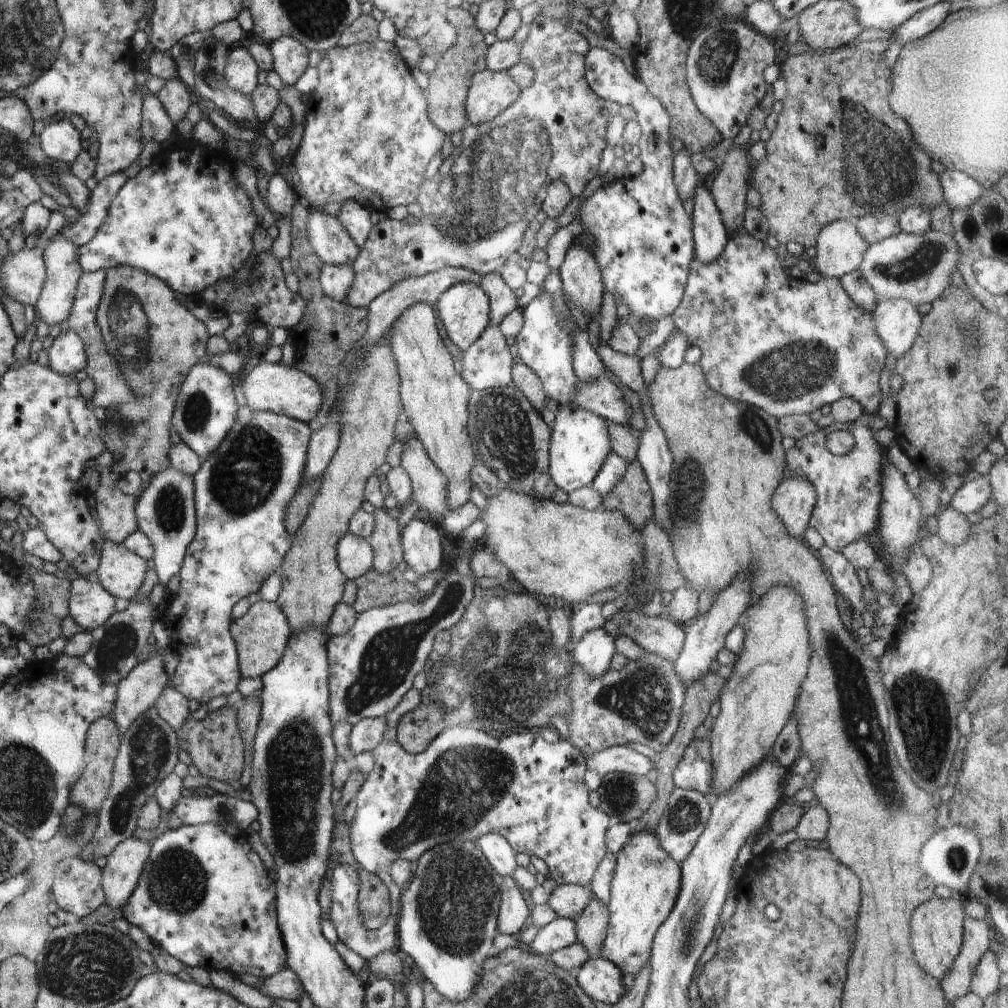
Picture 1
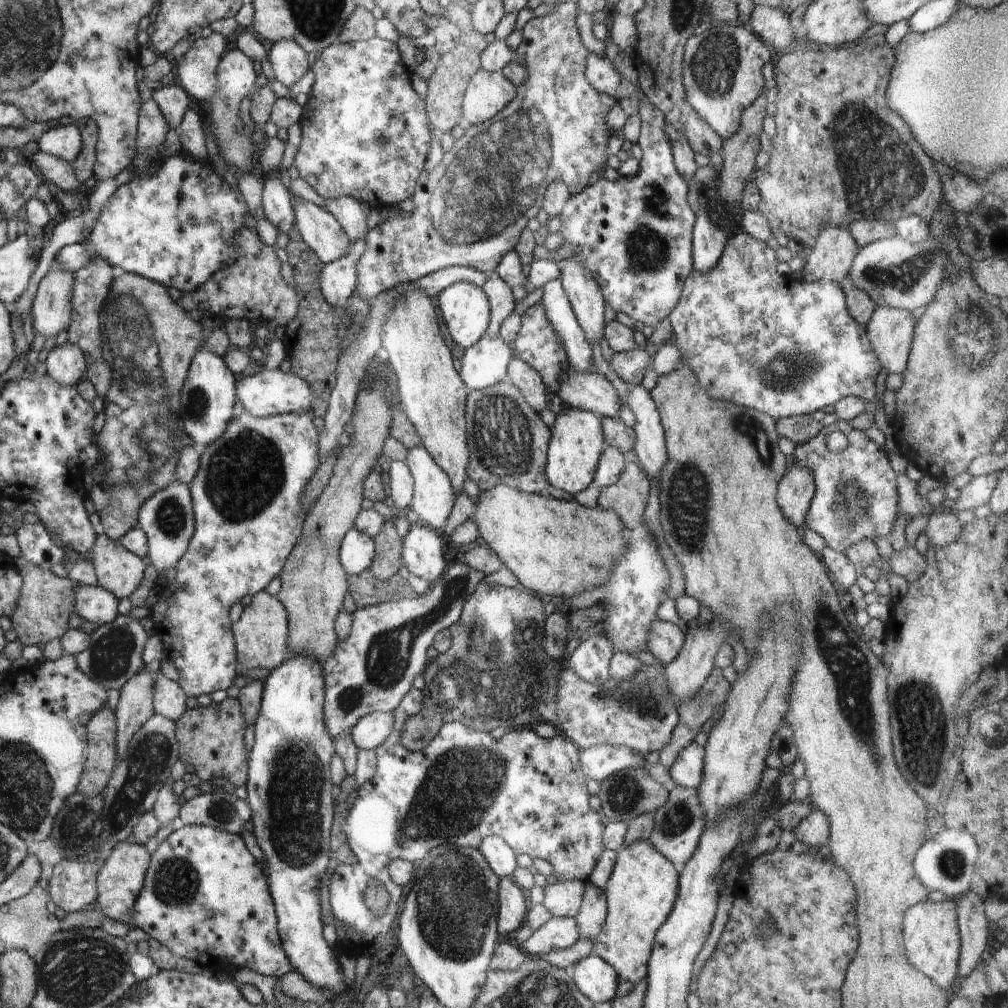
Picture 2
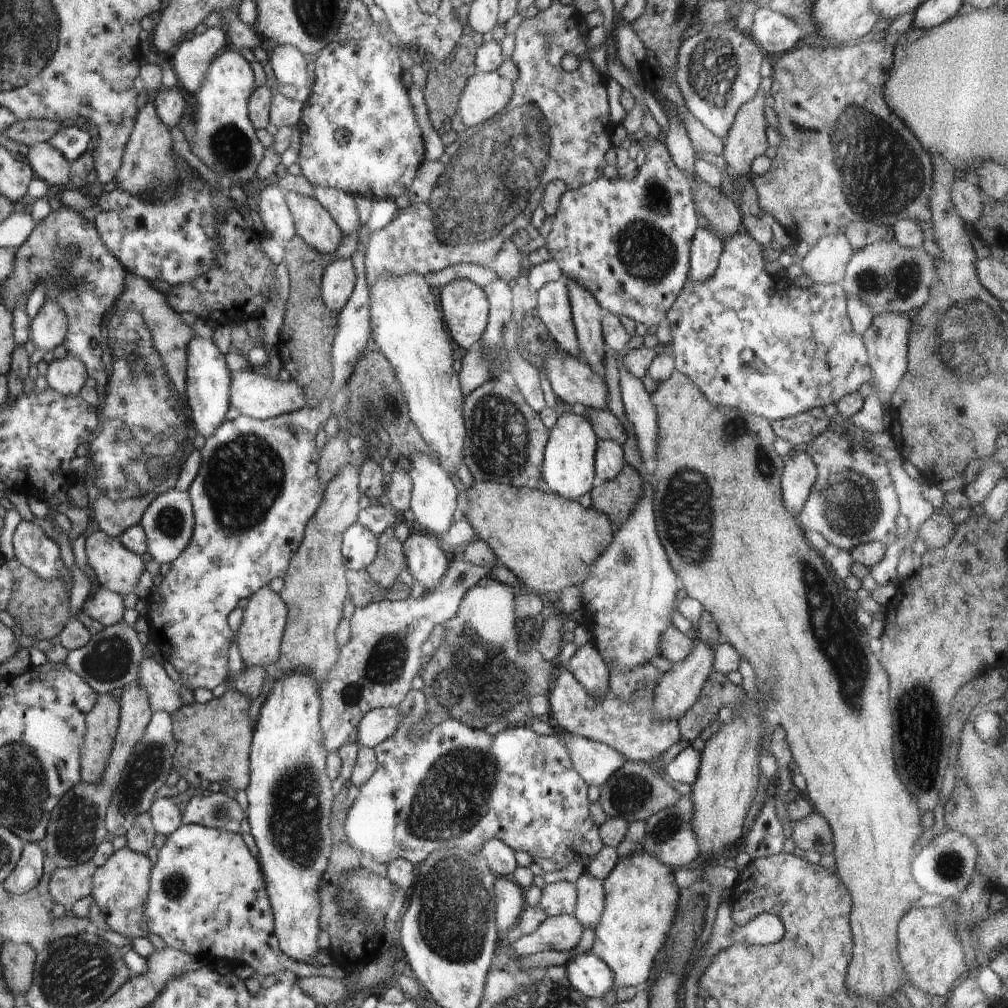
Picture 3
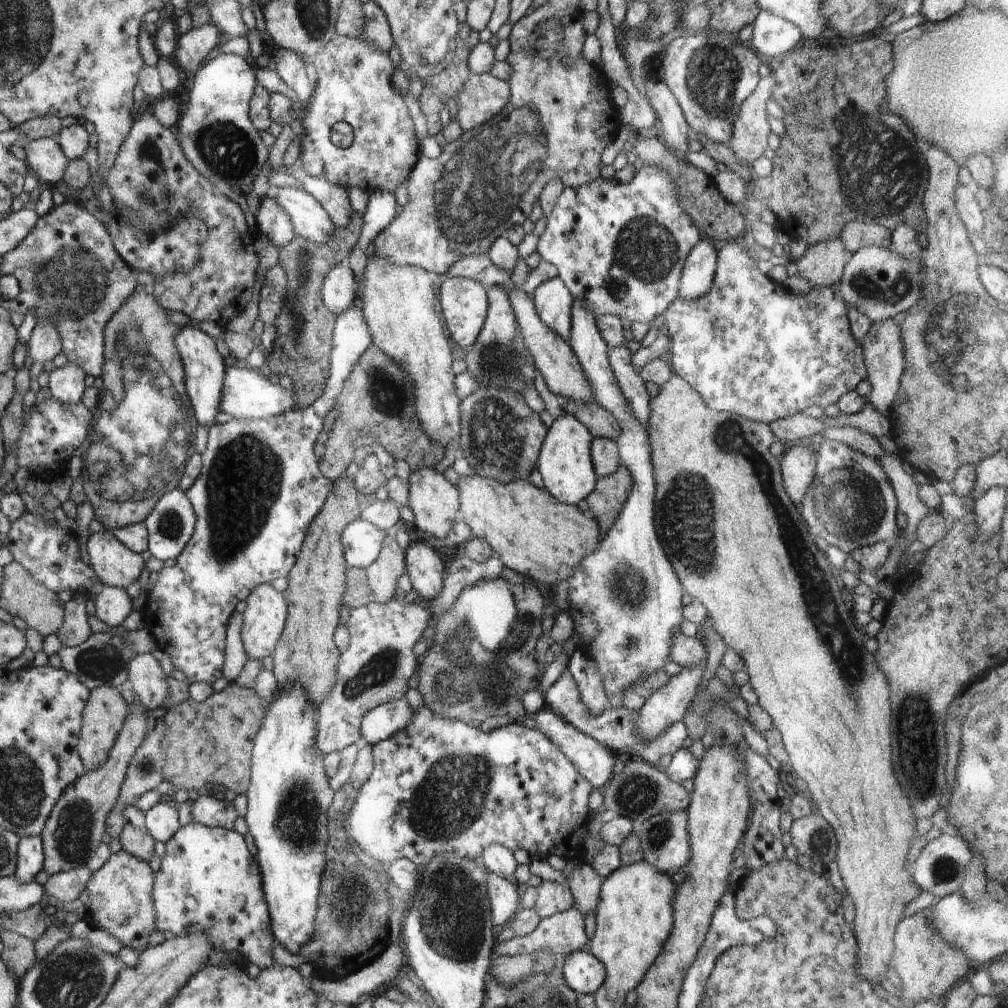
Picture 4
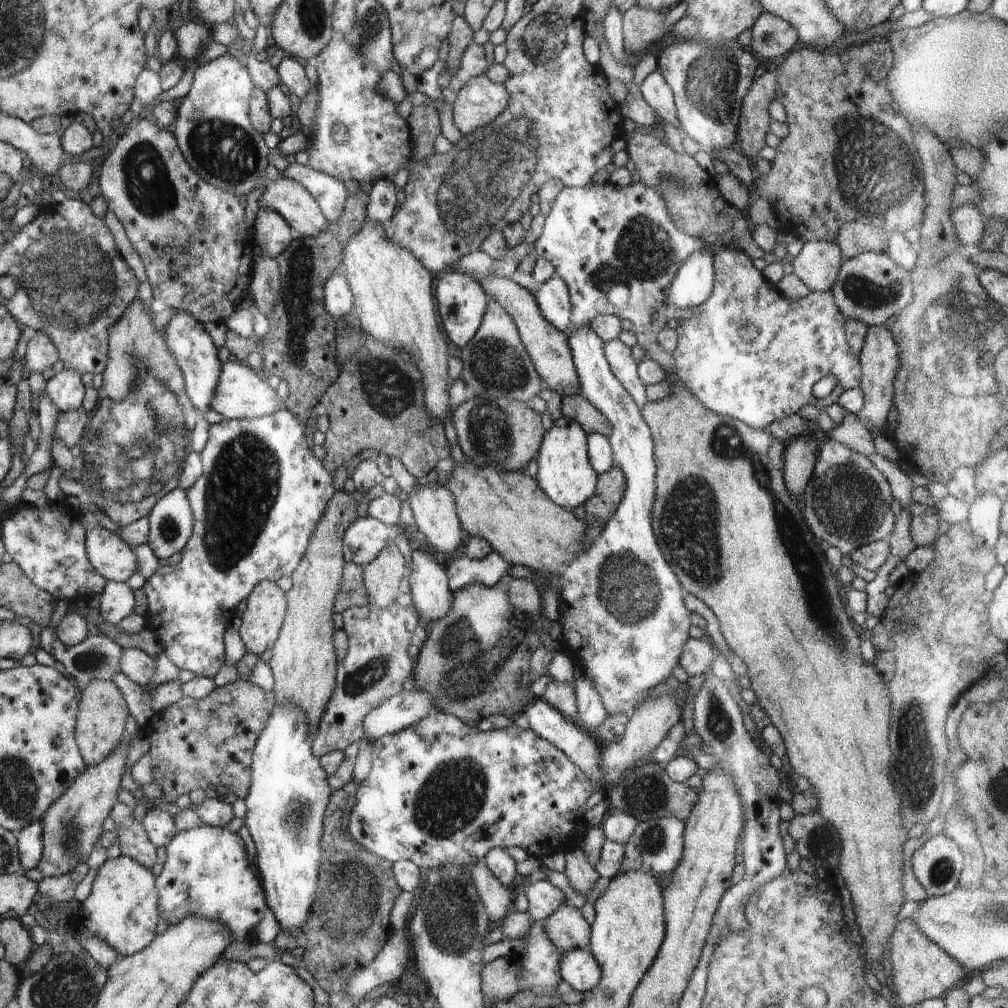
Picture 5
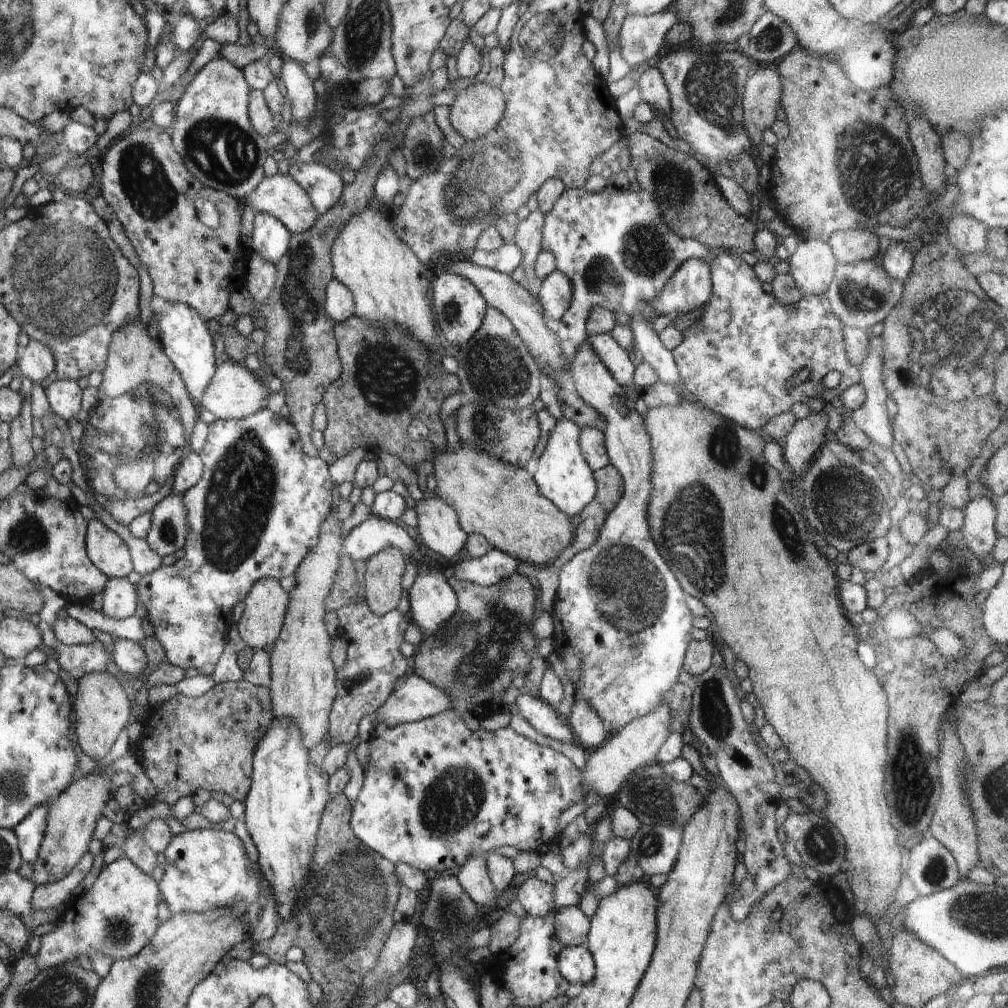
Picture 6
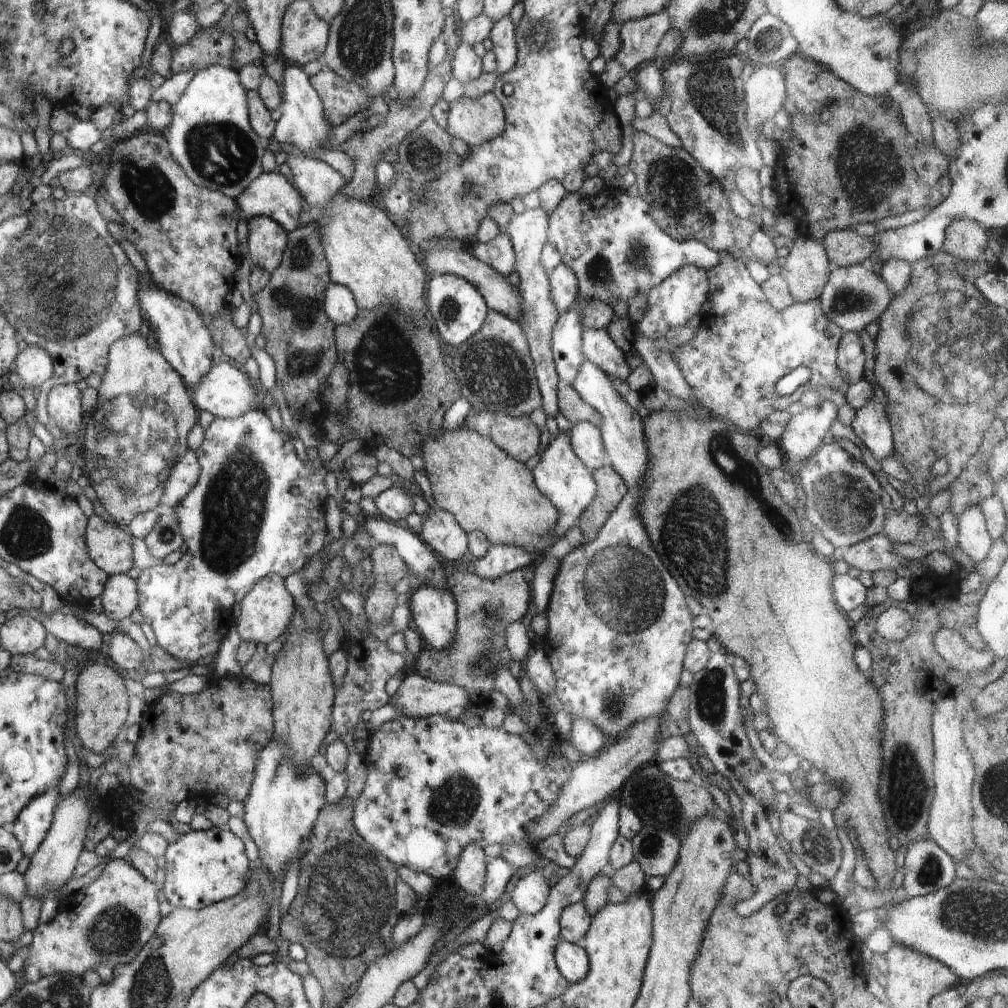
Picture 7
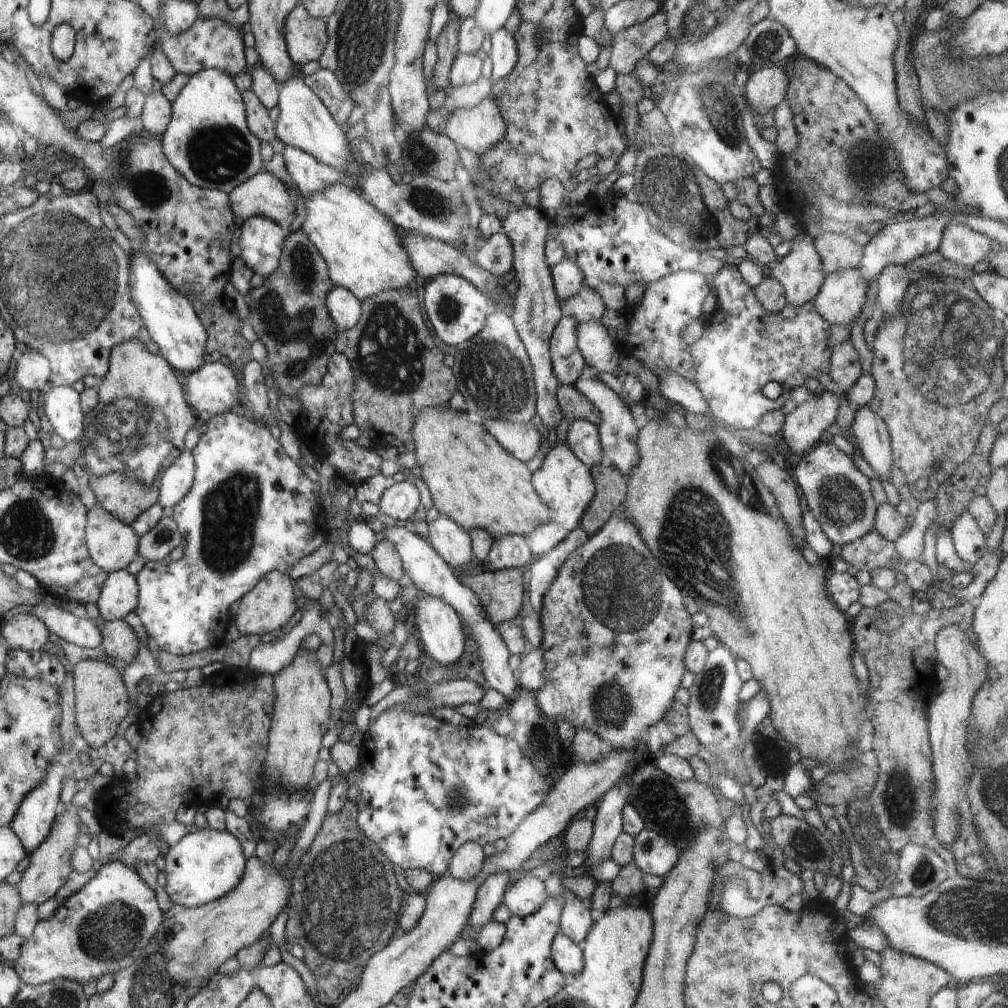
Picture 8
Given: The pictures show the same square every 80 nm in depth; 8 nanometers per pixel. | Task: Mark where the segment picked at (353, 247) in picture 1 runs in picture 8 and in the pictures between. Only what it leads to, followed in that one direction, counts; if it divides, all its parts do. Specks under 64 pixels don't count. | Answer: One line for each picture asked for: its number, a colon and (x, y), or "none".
2: (319, 229)
3: (313, 223)
4: (309, 219)
5: (289, 198)
6: (280, 195)
7: (273, 195)
8: (263, 195)

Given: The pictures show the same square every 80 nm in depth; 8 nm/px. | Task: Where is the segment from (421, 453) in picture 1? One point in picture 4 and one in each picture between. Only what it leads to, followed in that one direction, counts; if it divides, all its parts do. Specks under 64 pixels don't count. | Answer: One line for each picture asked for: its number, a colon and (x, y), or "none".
2: (433, 497)
3: (433, 496)
4: (434, 501)

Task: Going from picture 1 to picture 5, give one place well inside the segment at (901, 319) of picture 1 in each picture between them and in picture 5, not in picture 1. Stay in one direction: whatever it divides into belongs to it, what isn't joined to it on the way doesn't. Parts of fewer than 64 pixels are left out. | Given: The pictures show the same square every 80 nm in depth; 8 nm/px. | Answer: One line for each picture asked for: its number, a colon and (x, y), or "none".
2: (890, 330)
3: (886, 339)
4: (883, 350)
5: (879, 356)

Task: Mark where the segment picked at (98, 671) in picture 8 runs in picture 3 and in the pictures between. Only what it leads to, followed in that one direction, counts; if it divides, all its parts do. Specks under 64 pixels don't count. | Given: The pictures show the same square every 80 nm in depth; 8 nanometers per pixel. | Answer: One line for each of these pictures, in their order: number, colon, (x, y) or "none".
3: (105, 717)
4: (104, 720)
5: (101, 722)
6: (102, 711)
7: (101, 704)

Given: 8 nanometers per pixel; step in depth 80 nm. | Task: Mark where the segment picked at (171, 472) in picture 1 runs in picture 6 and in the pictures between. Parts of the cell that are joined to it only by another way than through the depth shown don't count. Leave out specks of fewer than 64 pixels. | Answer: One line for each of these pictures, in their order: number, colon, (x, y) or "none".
2: (167, 519)
3: (168, 522)
4: (170, 525)
5: (171, 521)
6: (168, 531)

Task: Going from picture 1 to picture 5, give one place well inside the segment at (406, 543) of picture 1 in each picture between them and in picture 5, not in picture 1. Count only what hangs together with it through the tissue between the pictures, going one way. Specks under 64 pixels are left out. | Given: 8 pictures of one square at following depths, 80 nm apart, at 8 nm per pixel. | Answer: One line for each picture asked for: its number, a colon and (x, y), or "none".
2: (422, 551)
3: (427, 564)
4: (426, 570)
5: (431, 596)

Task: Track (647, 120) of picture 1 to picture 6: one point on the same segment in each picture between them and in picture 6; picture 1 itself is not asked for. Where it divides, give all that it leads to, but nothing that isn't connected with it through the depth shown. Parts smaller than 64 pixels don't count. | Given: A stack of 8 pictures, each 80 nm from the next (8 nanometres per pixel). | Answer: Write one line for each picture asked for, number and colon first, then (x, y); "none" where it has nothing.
2: (635, 235)
3: (628, 242)
4: (621, 247)
5: (616, 248)
6: (613, 245)

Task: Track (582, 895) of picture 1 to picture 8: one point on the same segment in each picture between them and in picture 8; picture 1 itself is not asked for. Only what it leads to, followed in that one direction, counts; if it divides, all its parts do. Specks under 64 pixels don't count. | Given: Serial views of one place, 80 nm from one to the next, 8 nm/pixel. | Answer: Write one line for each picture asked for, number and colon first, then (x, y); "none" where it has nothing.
2: (564, 898)
3: (559, 898)
4: (552, 897)
5: (544, 898)
6: (536, 896)
7: (530, 895)
8: (524, 897)

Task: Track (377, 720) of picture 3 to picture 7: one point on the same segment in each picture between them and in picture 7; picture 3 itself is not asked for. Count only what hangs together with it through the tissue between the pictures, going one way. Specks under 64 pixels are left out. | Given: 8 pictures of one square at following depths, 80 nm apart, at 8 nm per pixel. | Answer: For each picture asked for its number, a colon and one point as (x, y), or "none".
4: (381, 722)
5: (399, 712)
6: (417, 699)
7: (417, 696)

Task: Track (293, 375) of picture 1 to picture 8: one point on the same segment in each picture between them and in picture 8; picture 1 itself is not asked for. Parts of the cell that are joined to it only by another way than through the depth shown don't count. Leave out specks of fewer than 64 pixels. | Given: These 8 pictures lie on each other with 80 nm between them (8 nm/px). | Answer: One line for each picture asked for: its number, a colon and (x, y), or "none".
2: (270, 392)
3: (260, 397)
4: (246, 395)
5: (241, 394)
6: (235, 392)
7: (226, 391)
8: (214, 387)

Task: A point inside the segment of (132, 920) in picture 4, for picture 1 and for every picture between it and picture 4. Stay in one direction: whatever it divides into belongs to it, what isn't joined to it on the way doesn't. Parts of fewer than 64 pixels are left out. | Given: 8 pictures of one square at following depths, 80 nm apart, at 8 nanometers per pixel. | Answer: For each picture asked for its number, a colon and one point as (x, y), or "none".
1: (119, 878)
2: (119, 881)
3: (119, 887)

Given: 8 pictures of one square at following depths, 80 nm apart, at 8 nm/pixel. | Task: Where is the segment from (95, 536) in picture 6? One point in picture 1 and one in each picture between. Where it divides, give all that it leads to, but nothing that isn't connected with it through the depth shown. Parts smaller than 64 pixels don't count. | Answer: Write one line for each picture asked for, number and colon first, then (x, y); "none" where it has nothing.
1: (121, 573)
2: (118, 570)
3: (117, 568)
4: (116, 565)
5: (116, 562)

